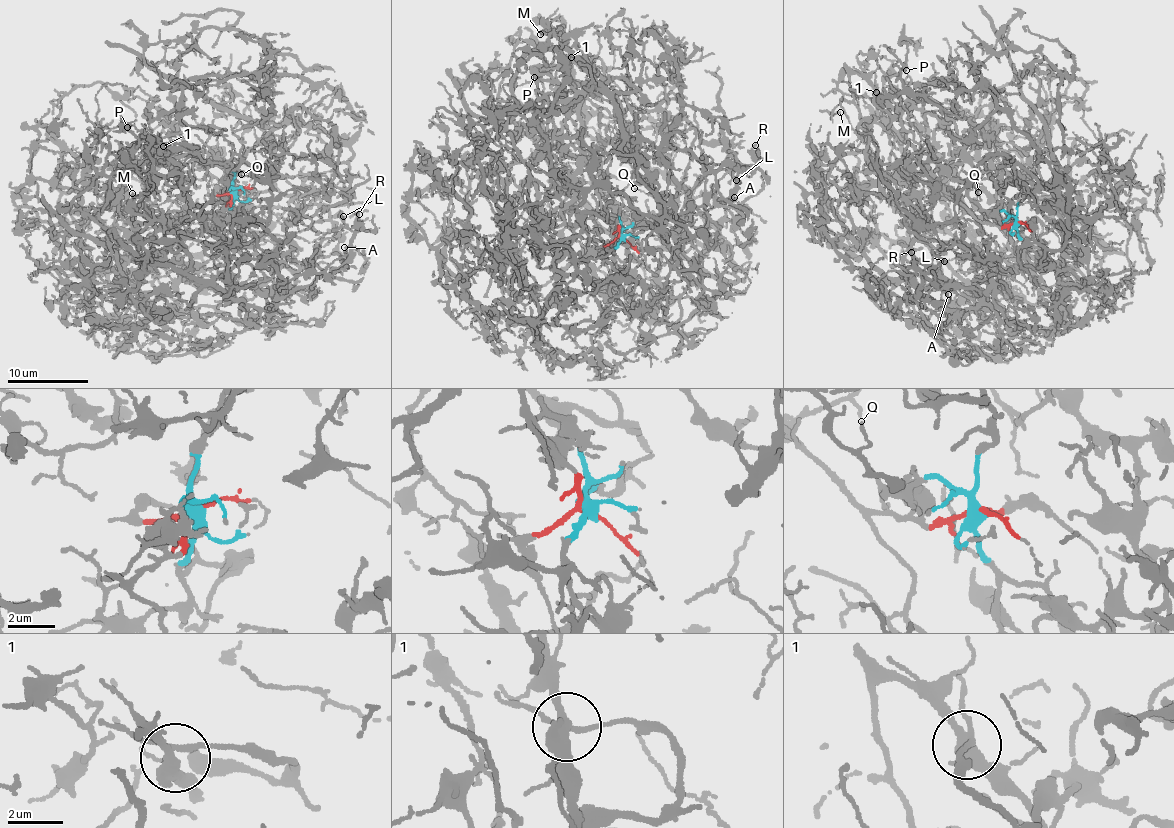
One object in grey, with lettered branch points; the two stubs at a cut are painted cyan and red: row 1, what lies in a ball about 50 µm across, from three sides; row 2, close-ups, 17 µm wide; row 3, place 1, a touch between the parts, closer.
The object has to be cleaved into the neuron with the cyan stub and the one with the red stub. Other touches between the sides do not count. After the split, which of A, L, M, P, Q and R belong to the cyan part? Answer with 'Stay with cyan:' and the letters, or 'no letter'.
Stay with cyan: A, L, R

